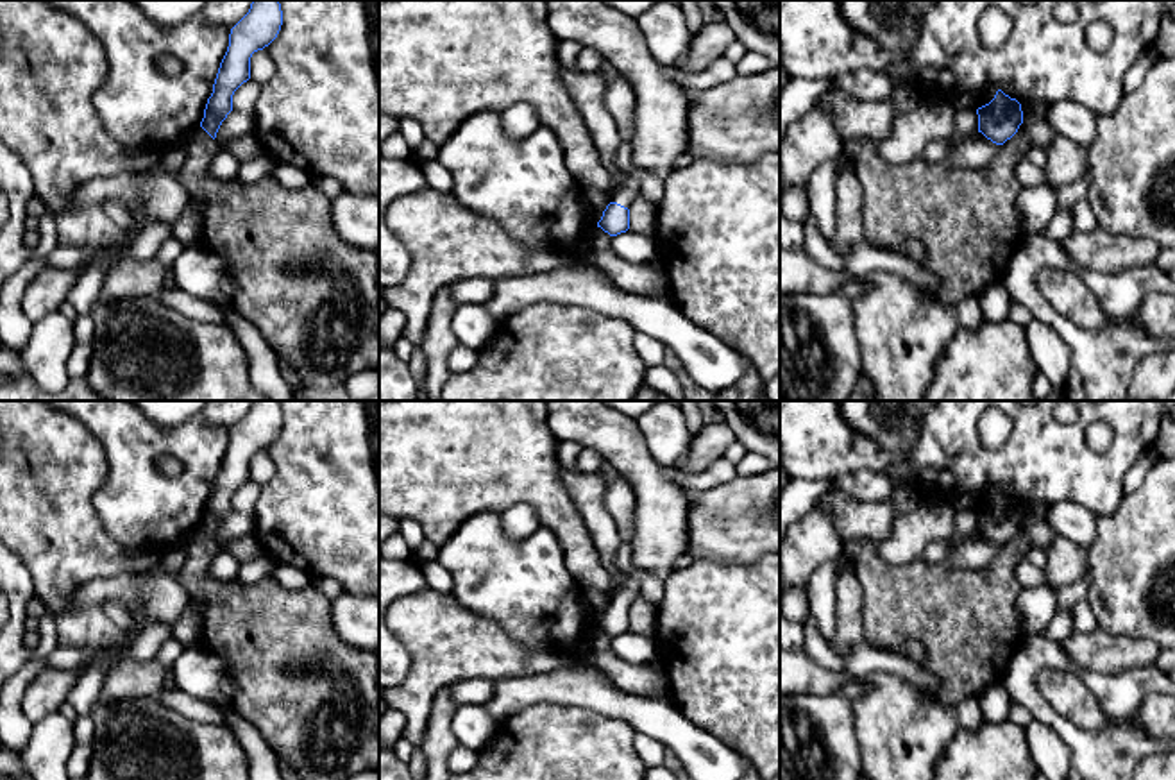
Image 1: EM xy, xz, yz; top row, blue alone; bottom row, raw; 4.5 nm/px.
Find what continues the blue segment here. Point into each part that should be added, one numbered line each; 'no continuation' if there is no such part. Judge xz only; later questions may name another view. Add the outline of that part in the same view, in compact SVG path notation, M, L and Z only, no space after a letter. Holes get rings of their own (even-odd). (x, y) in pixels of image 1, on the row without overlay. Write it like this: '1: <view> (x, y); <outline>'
1: xz (625, 596); M631 574L628 576L628 583L619 587L613 596L612 596L612 603L617 603L624 608L630 610L630 606L633 605L635 598L640 594L638 589L638 576Z

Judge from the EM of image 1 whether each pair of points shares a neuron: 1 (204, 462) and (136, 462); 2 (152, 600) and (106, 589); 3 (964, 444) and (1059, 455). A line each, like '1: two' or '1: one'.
1: one
2: one
3: one

